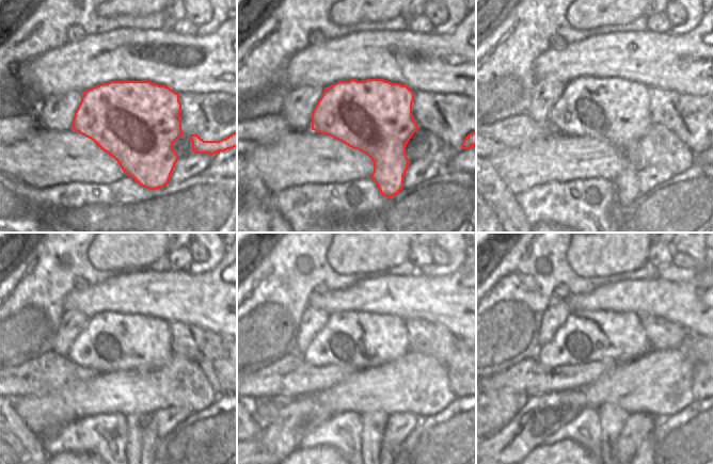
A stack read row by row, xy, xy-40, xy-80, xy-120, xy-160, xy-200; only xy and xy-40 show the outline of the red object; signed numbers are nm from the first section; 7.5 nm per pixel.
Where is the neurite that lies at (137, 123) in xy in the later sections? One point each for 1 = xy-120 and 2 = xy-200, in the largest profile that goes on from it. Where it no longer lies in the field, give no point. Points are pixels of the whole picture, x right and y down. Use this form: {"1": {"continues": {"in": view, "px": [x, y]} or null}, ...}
{"1": {"continues": {"in": "xy-120", "px": [111, 341]}}, "2": {"continues": {"in": "xy-200", "px": [586, 336]}}}

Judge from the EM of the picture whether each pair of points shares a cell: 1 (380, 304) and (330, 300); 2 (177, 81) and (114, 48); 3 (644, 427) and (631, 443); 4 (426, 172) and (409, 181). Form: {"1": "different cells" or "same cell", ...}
{"1": "same cell", "2": "same cell", "3": "same cell", "4": "same cell"}

